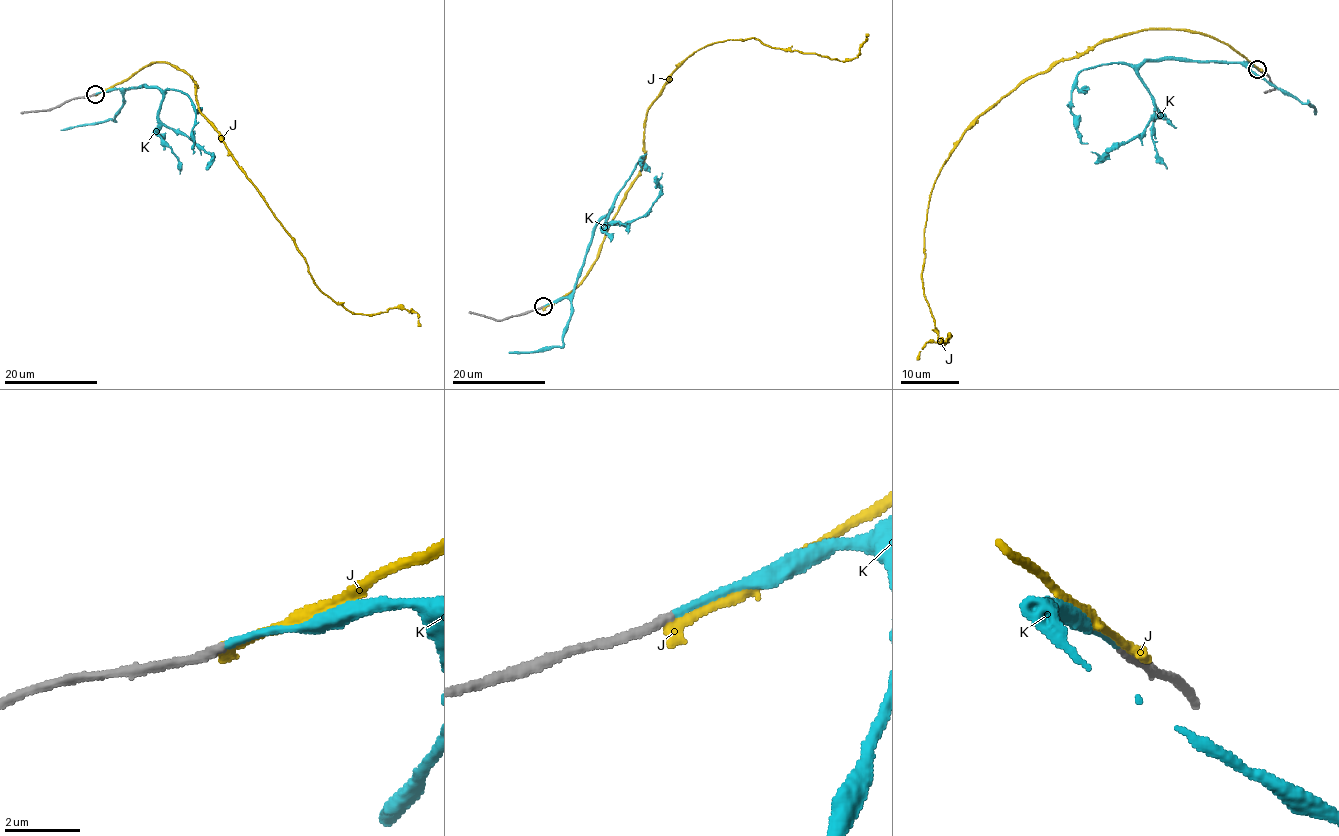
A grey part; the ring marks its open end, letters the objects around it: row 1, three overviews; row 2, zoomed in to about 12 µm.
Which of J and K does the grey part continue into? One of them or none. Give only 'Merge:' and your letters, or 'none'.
Merge: K

